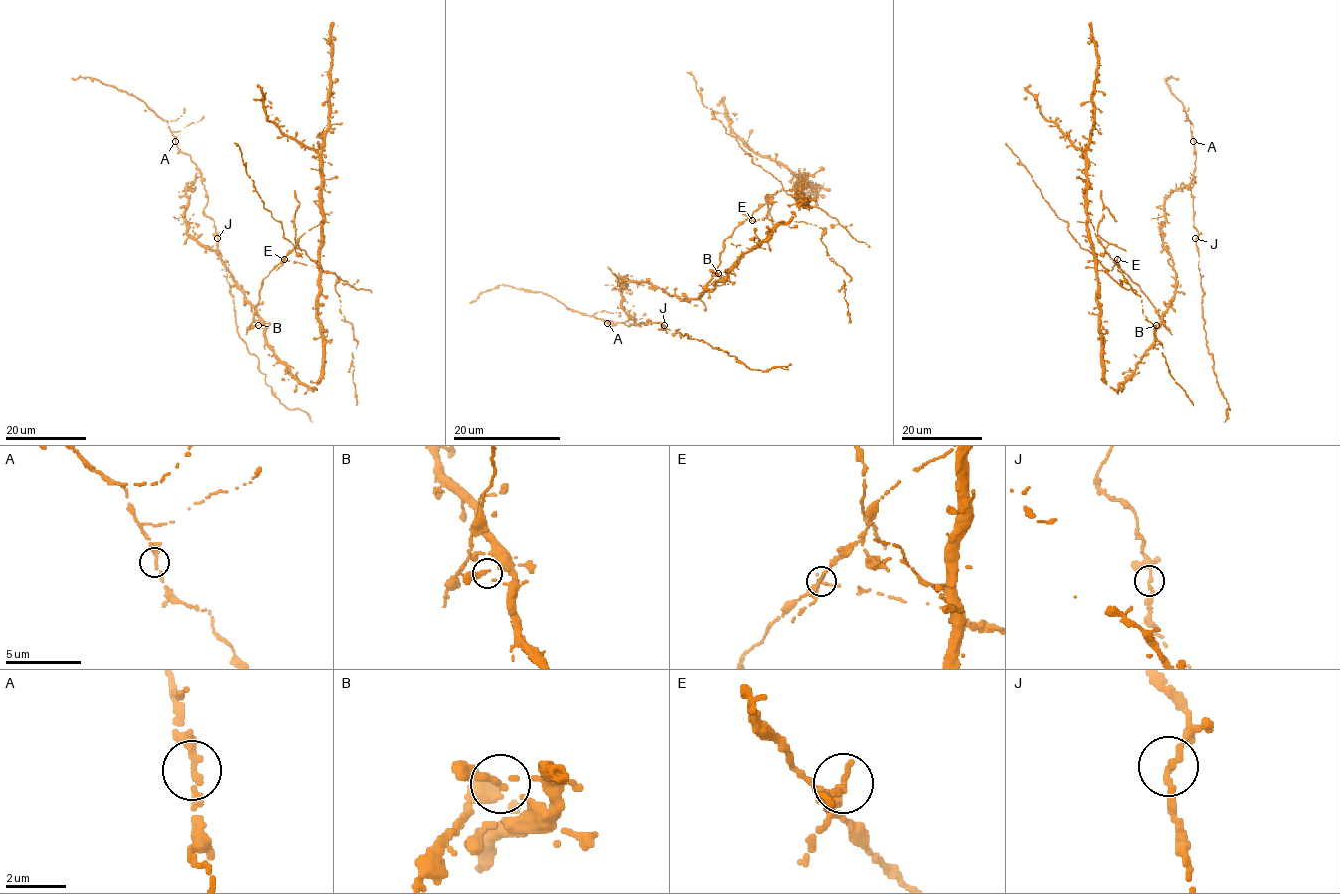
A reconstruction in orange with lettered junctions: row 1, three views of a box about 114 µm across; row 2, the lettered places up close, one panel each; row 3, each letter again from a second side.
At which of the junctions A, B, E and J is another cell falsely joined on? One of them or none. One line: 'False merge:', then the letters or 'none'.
False merge: E

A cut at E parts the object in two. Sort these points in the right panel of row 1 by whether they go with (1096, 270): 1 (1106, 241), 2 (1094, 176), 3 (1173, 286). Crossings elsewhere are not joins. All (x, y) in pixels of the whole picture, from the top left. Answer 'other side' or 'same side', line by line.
1: other side
2: same side
3: same side

